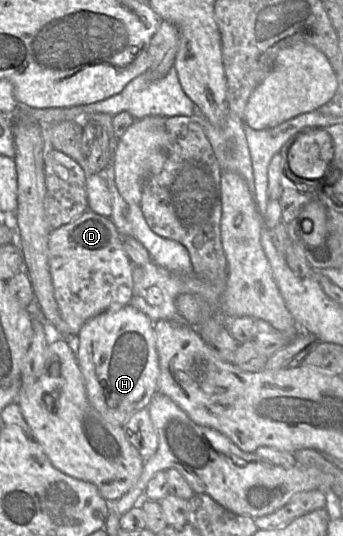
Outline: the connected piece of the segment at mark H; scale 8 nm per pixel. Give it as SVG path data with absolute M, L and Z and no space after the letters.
M131 304L89 319L75 338L75 353L87 397L105 420L122 427L137 411L147 409L157 392L160 373L153 322Z

